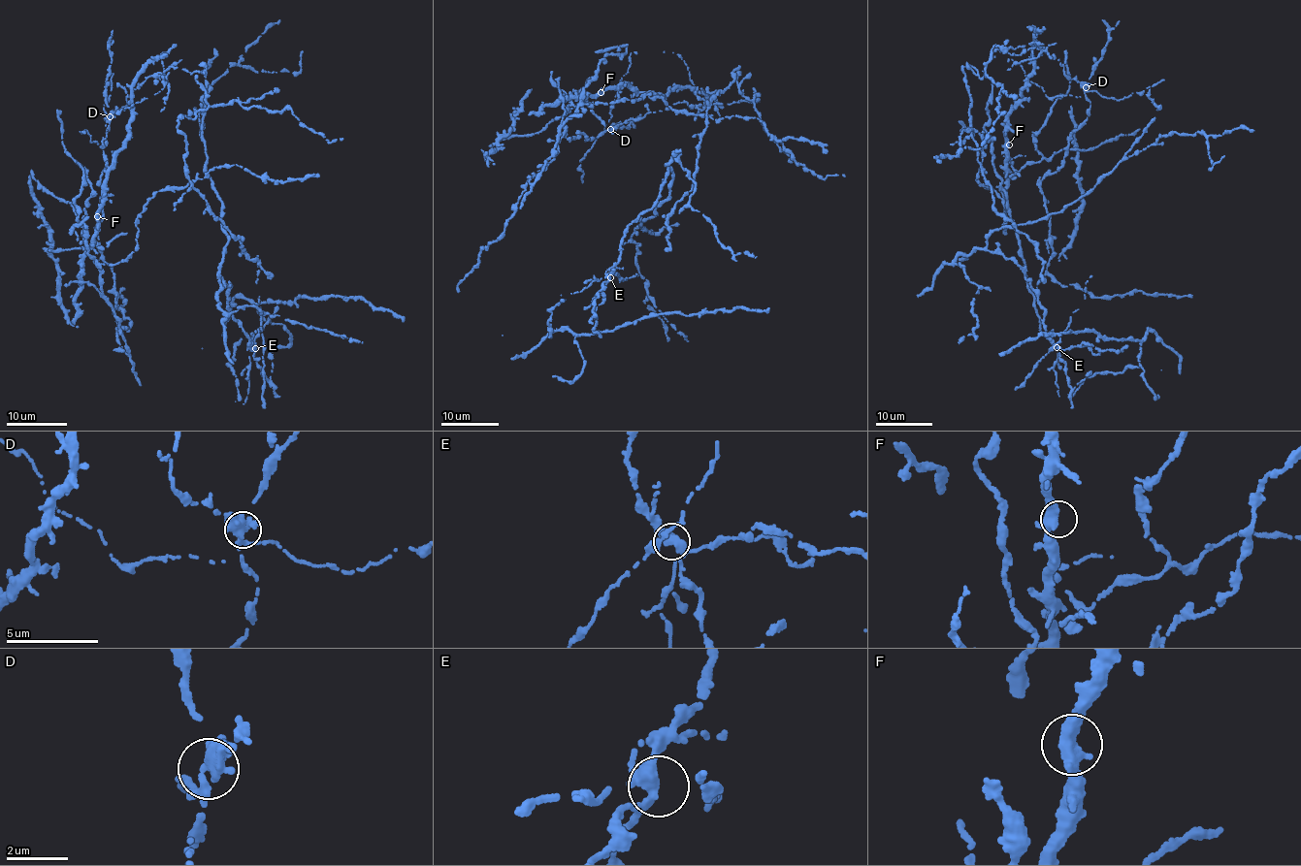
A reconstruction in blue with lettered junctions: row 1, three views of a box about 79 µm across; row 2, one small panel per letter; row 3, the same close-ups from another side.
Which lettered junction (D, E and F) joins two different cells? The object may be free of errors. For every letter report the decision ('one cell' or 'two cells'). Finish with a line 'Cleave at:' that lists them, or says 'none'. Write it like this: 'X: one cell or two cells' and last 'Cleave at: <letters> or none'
D: two cells
E: one cell
F: one cell
Cleave at: D

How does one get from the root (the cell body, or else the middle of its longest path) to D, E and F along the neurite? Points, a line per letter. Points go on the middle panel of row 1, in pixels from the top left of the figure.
D: (644, 95), (578, 108), (530, 182), (556, 156), (567, 129), (569, 141), (610, 129)
E: (644, 95), (706, 112), (706, 128), (692, 189), (675, 202), (667, 172), (656, 204), (623, 236), (610, 277)
F: (644, 95), (633, 102), (583, 104), (562, 119), (565, 112), (560, 97), (601, 92)

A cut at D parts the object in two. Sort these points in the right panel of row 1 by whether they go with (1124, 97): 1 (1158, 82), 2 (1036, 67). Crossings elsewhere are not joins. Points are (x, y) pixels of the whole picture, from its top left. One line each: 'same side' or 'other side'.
1: same side
2: other side

